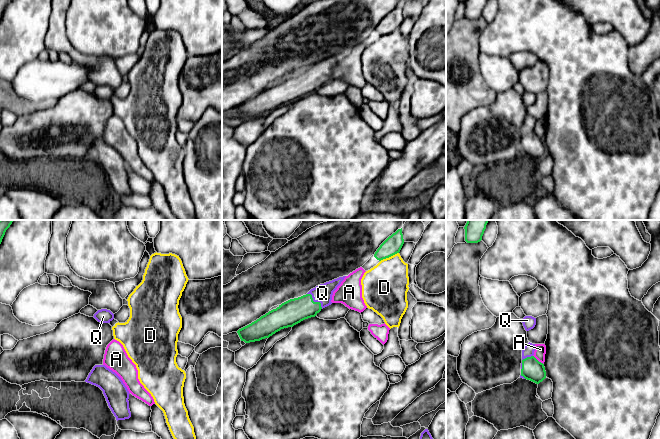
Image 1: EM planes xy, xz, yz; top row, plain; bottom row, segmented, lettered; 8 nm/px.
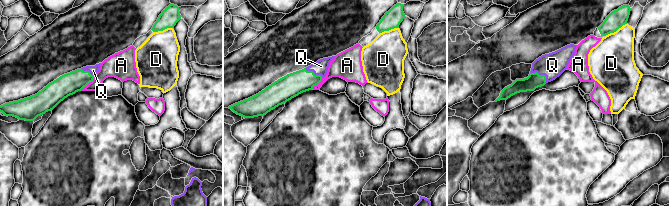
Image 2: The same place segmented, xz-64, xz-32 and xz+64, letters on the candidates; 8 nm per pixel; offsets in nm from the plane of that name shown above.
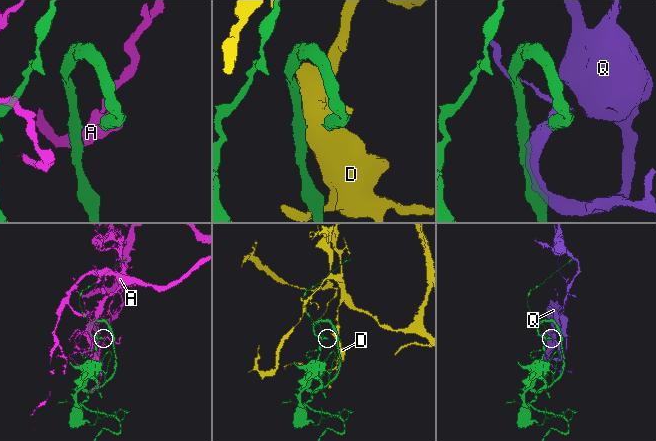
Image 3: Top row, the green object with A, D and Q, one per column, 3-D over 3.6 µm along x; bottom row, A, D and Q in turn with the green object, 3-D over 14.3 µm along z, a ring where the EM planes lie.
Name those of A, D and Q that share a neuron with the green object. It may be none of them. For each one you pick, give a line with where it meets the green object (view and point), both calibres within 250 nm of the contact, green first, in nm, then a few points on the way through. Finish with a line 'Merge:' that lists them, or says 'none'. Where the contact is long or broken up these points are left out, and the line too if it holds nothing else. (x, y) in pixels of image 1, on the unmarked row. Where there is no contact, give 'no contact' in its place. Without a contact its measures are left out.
Q: xz (315, 78) | 200/150 nm
Merge: Q

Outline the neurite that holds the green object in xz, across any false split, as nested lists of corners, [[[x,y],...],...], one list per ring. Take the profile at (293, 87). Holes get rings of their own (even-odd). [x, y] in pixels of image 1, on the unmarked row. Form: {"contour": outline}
{"contour": [[[346,52],[320,60],[306,71],[290,75],[276,85],[261,92],[237,107],[245,119],[269,114],[281,105],[293,103],[301,97],[315,93],[323,84],[332,80],[332,71]]]}

